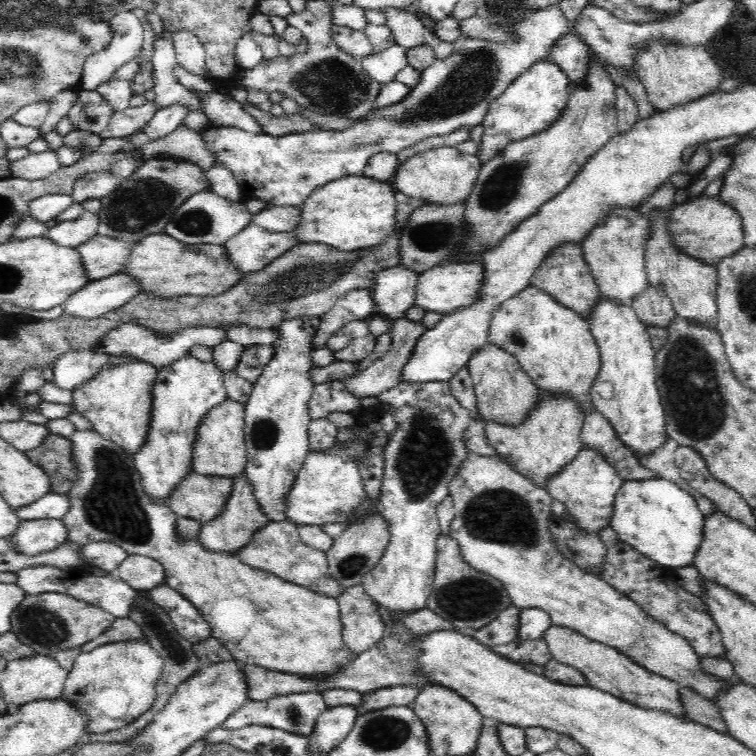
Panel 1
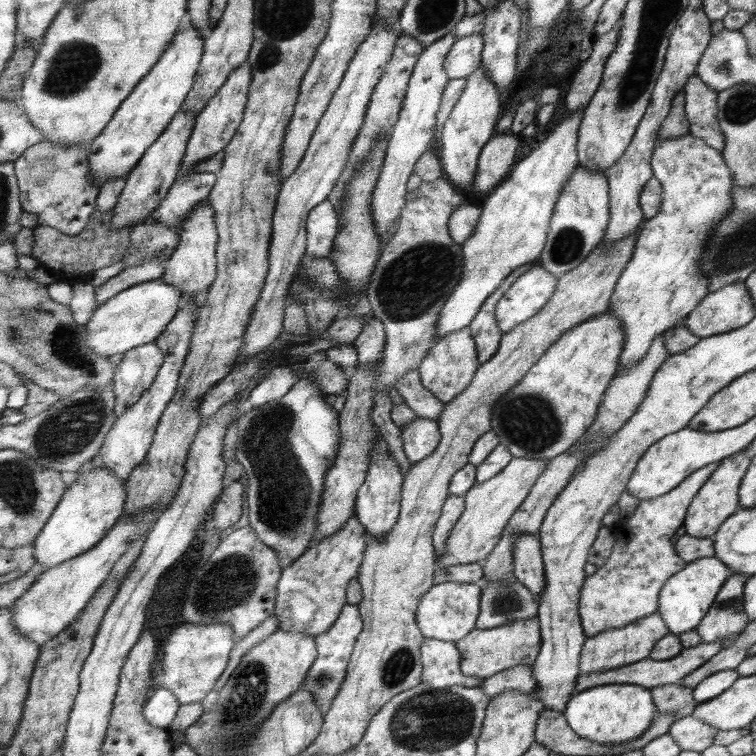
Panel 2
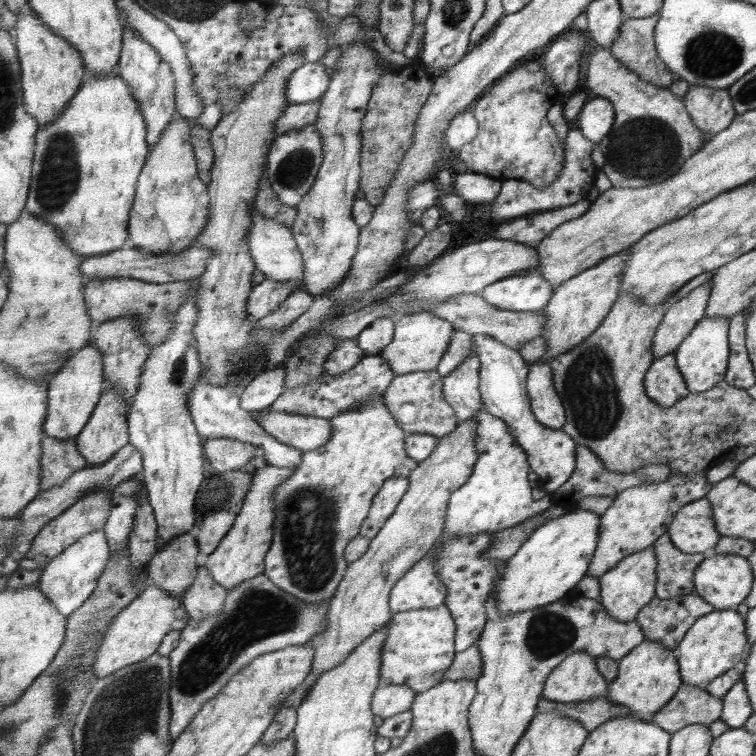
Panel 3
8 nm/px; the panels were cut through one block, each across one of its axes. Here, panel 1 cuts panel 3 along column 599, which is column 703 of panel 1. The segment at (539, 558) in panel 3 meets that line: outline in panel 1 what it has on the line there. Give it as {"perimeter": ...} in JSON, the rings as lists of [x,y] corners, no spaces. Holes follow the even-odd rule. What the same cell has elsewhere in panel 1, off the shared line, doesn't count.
{"perimeter":[[[666,479],[624,481],[615,498],[615,514],[611,518],[611,530],[623,543],[634,547],[648,559],[666,568],[684,569],[695,566],[695,556],[704,546],[706,515],[702,514],[696,499],[676,483]]]}

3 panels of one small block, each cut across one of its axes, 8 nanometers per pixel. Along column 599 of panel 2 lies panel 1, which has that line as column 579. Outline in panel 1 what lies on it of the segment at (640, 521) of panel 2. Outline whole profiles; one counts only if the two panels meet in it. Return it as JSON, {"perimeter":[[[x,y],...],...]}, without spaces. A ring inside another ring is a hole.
{"perimeter":[[[469,453],[468,458],[464,460],[464,463],[461,464],[460,469],[457,471],[456,477],[448,484],[448,492],[453,498],[455,510],[455,517],[451,524],[452,530],[450,530],[449,536],[456,538],[456,541],[460,543],[460,550],[463,551],[463,557],[467,559],[470,566],[474,566],[476,567],[476,570],[484,571],[486,574],[491,574],[494,578],[499,578],[504,583],[514,606],[517,606],[520,609],[528,607],[541,608],[552,617],[554,625],[572,629],[577,633],[582,634],[582,636],[585,636],[590,641],[596,641],[602,645],[619,650],[624,656],[636,662],[637,665],[648,670],[649,673],[668,678],[669,680],[677,682],[681,687],[694,689],[701,697],[707,698],[709,701],[719,701],[719,698],[723,697],[724,693],[730,693],[736,685],[739,685],[741,680],[738,678],[720,679],[720,676],[710,675],[710,673],[704,671],[701,656],[696,654],[692,645],[684,637],[670,632],[670,630],[664,628],[664,625],[662,624],[657,624],[657,622],[652,620],[652,617],[648,617],[648,615],[644,613],[644,610],[632,601],[632,599],[624,596],[622,593],[618,592],[618,590],[608,585],[608,583],[598,579],[594,573],[584,571],[582,567],[579,567],[577,564],[574,564],[574,562],[568,560],[568,558],[564,557],[564,555],[558,551],[556,542],[550,535],[549,530],[550,517],[548,516],[550,516],[551,512],[552,496],[550,496],[547,489],[536,488],[536,485],[532,484],[532,481],[528,481],[528,478],[524,478],[516,473],[508,464],[502,462],[498,457],[486,454]]]}

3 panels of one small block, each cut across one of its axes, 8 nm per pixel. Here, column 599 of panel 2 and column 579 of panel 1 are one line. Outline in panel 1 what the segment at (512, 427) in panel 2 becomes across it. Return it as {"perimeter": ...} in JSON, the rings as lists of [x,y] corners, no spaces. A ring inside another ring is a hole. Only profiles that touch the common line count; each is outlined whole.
{"perimeter":[[[527,286],[499,305],[493,313],[488,342],[514,357],[534,384],[550,397],[569,398],[584,418],[597,412],[590,390],[599,378],[603,357],[591,326],[543,290]]]}

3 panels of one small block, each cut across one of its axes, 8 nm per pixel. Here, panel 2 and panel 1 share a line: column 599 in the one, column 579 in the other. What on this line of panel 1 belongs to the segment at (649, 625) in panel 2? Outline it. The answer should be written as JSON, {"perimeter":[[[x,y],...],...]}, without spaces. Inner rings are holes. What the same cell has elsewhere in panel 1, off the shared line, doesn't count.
{"perimeter":[[[552,625],[543,634],[548,643],[551,655],[558,662],[573,666],[584,674],[588,685],[610,693],[622,701],[636,705],[636,708],[656,709],[656,712],[670,713],[674,717],[687,720],[684,703],[680,698],[680,685],[668,678],[649,673],[632,659],[624,656],[619,650],[590,641],[582,634],[560,625]]]}

